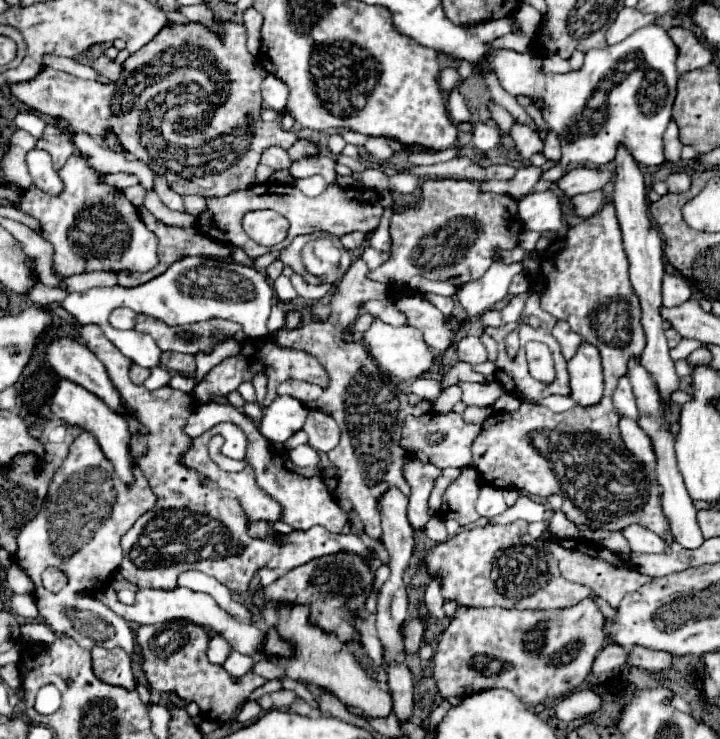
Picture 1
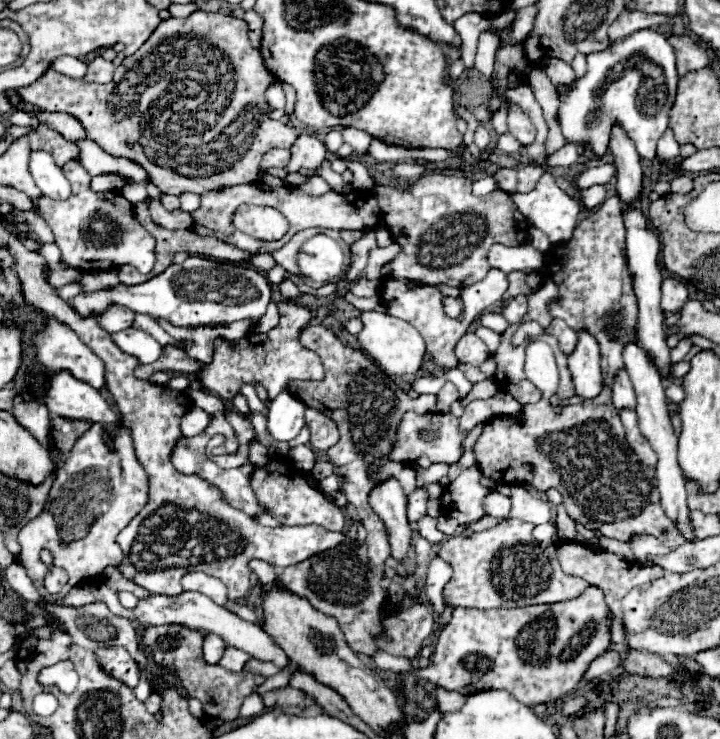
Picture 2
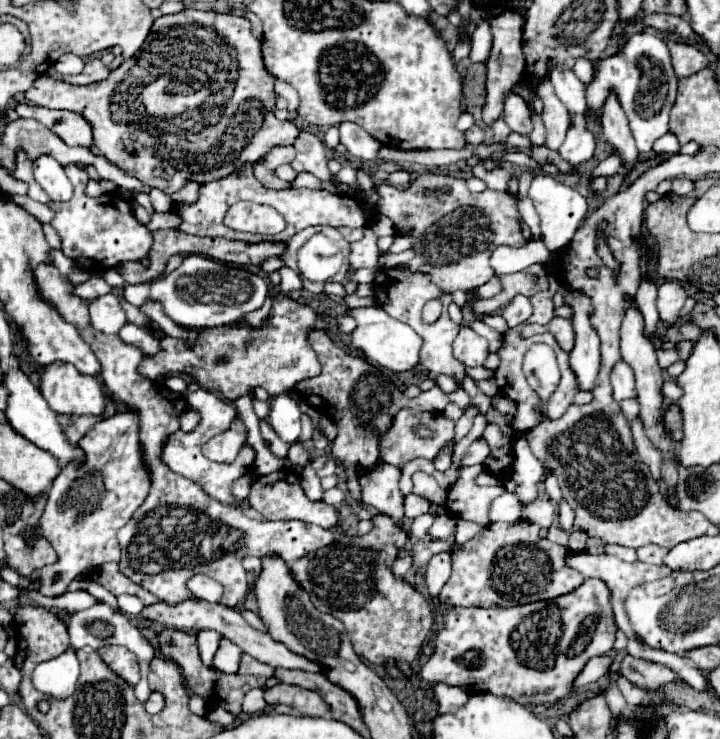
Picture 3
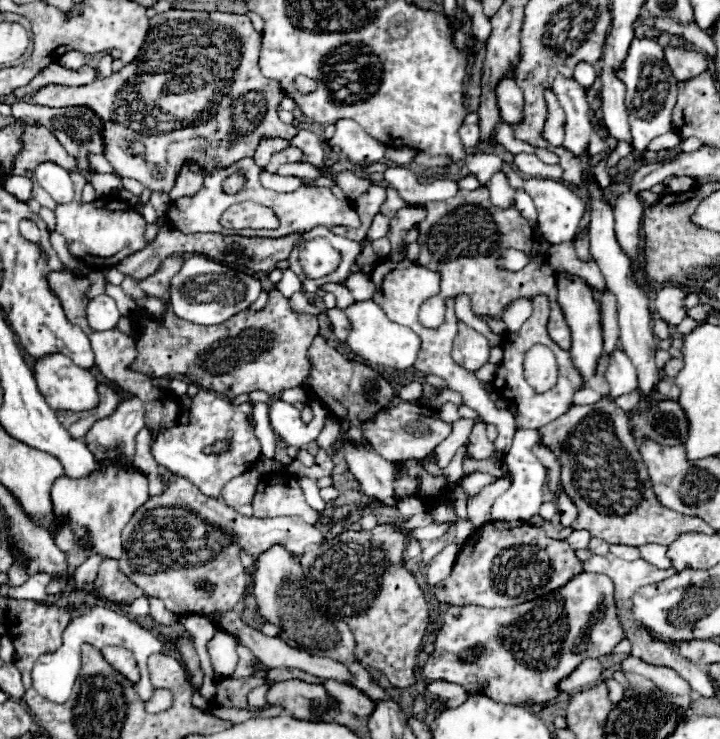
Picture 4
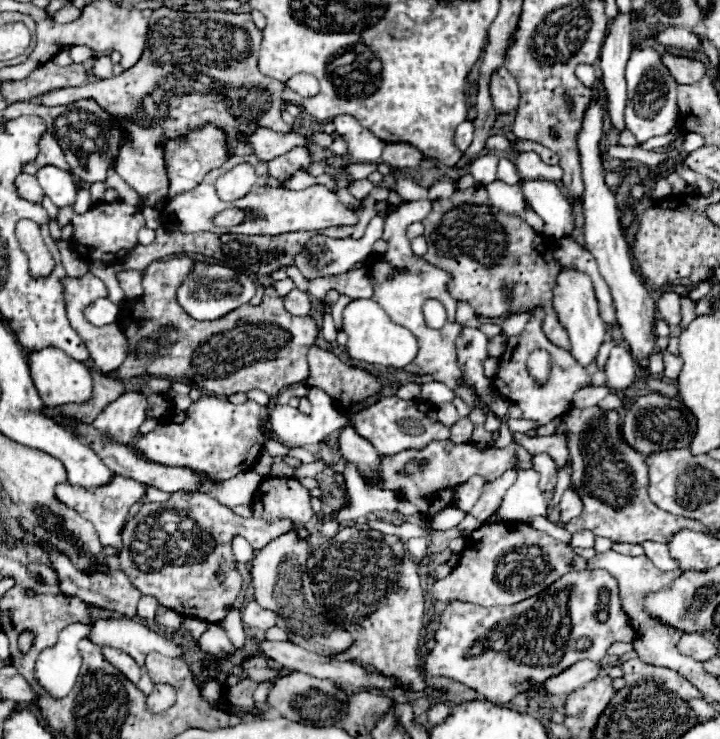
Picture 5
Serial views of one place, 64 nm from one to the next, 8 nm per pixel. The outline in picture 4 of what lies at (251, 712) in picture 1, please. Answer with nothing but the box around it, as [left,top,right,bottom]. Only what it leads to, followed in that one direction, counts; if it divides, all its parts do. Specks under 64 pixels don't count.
[248,684,270,710]

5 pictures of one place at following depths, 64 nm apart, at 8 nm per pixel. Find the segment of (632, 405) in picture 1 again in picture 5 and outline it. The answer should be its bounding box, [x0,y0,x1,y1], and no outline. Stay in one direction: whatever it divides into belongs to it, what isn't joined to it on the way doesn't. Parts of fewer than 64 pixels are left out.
[606,346,636,390]

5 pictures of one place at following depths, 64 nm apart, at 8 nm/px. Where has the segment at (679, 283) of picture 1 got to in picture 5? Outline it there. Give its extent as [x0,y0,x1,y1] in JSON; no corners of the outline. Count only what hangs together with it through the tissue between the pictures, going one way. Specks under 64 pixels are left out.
[658,292,680,324]

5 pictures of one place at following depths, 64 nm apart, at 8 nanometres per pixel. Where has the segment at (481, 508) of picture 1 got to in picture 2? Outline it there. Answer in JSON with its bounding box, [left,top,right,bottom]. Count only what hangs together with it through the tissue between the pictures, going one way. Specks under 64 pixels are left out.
[484,492,512,520]

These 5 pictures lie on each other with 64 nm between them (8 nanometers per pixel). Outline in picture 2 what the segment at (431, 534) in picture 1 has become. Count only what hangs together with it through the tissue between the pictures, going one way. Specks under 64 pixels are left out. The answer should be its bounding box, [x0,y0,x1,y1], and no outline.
[416,516,446,542]

